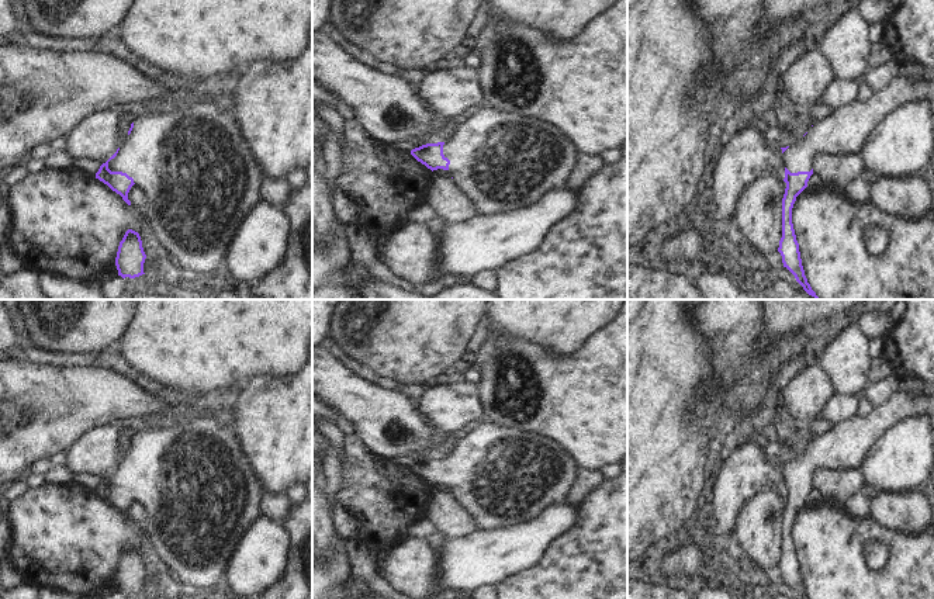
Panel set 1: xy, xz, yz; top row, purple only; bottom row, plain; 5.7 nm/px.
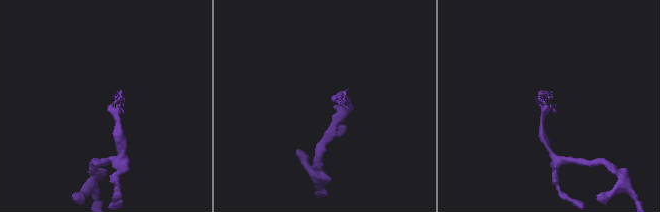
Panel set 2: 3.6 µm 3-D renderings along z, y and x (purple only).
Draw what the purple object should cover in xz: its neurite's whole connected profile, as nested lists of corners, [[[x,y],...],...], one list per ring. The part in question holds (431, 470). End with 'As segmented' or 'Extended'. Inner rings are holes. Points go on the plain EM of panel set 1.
[[[494,422],[480,423],[457,443],[452,456],[426,458],[411,465],[432,487],[447,485],[478,519],[481,530],[529,523],[551,505],[567,502],[578,478],[578,468],[577,458],[554,437]]]. Extended

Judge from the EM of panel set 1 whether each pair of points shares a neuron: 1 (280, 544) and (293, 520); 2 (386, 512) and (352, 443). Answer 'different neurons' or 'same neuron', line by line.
1: different neurons
2: same neuron

